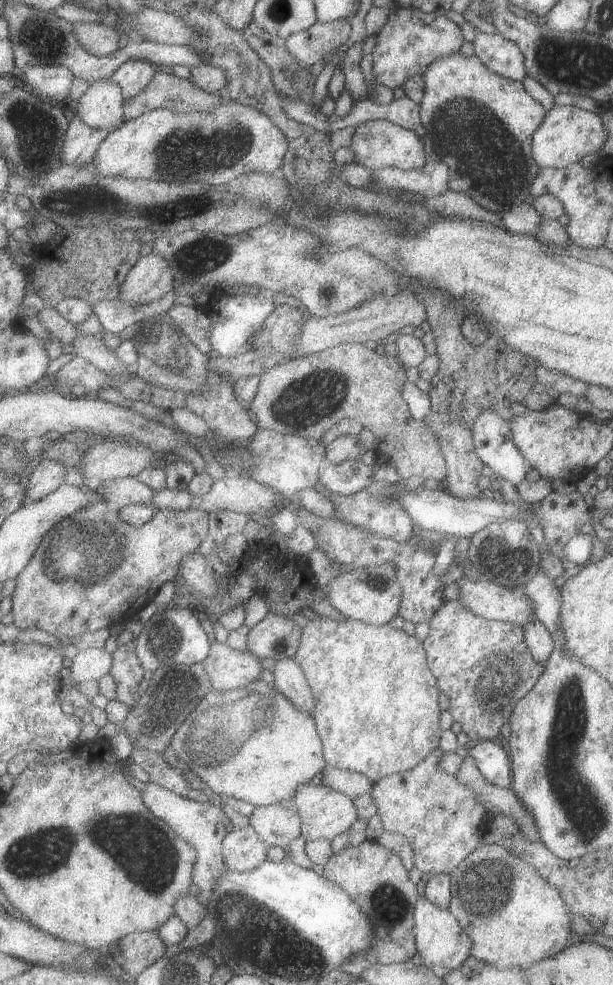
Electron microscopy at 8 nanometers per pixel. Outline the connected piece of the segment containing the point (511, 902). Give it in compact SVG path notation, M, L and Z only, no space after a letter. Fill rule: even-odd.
M502 844L483 845L470 855L453 873L451 911L461 920L466 932L474 939L473 956L498 968L530 968L536 962L558 956L572 944L576 934L574 914L566 897L536 868Z

